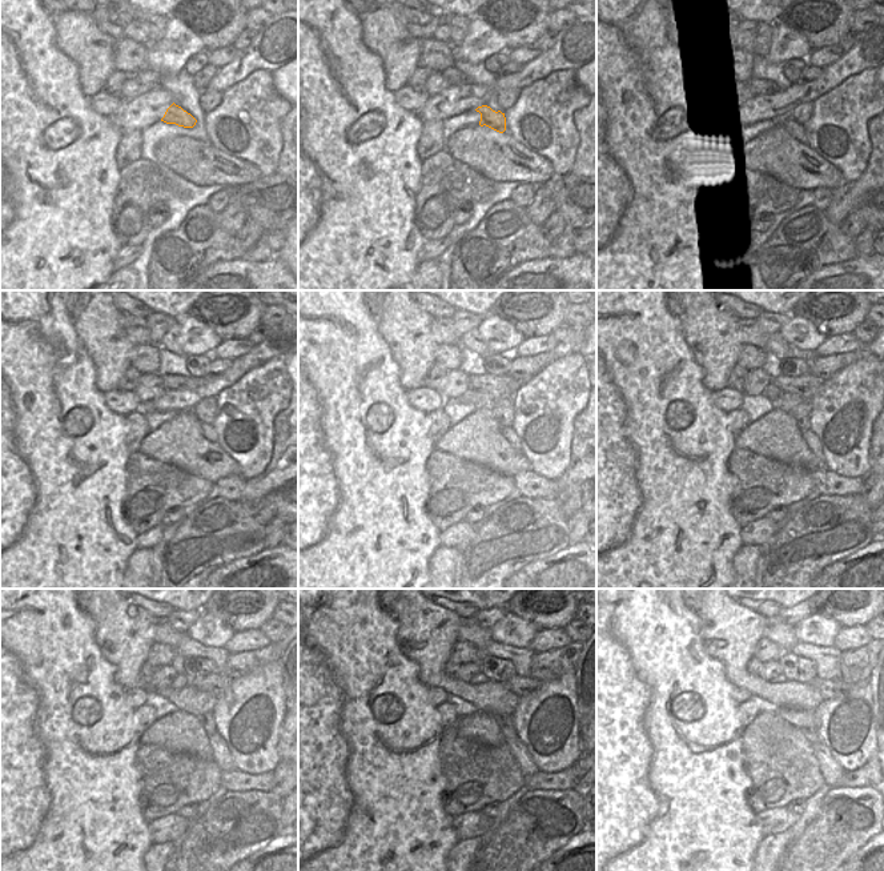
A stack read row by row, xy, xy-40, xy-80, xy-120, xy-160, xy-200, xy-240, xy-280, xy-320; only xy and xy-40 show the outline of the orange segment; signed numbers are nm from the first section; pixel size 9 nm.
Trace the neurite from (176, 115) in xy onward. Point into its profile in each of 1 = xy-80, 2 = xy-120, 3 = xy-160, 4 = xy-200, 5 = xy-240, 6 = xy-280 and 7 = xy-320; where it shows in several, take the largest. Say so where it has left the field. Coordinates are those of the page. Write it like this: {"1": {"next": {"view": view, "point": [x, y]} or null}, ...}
{"1": {"next": {"view": "xy-80", "point": [796, 129]}}, "2": {"next": {"view": "xy-120", "point": [208, 430]}}, "3": {"next": {"view": "xy-160", "point": [510, 434]}}, "4": {"next": {"view": "xy-200", "point": [811, 438]}}, "5": {"next": {"view": "xy-240", "point": [221, 754]}}, "6": {"next": {"view": "xy-280", "point": [518, 749]}}, "7": {"next": {"view": "xy-320", "point": [831, 770]}}}

